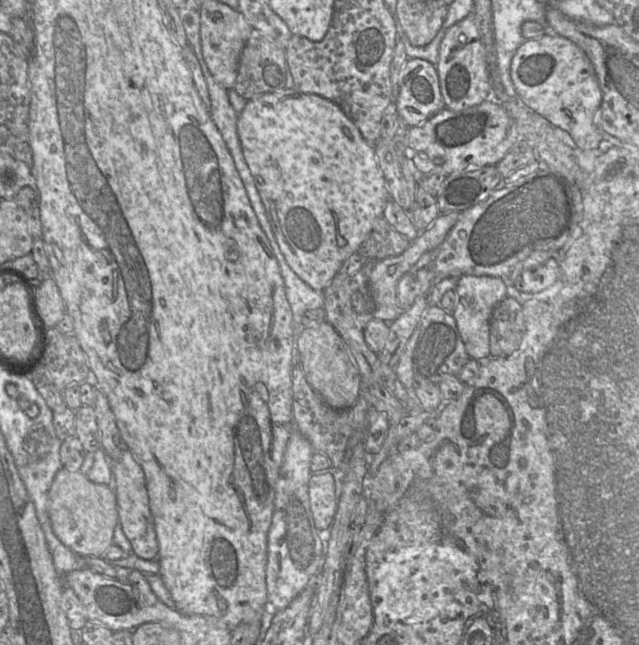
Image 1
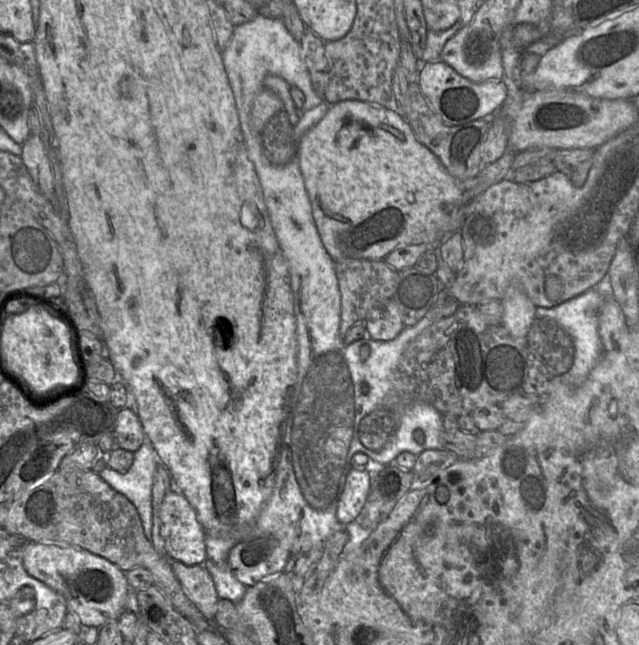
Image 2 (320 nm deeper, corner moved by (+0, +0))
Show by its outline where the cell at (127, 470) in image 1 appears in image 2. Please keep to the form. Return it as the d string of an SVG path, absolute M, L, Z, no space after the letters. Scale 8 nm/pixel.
M168 492L160 505L159 517L166 556L187 566L203 564L206 559L206 532L185 496Z

